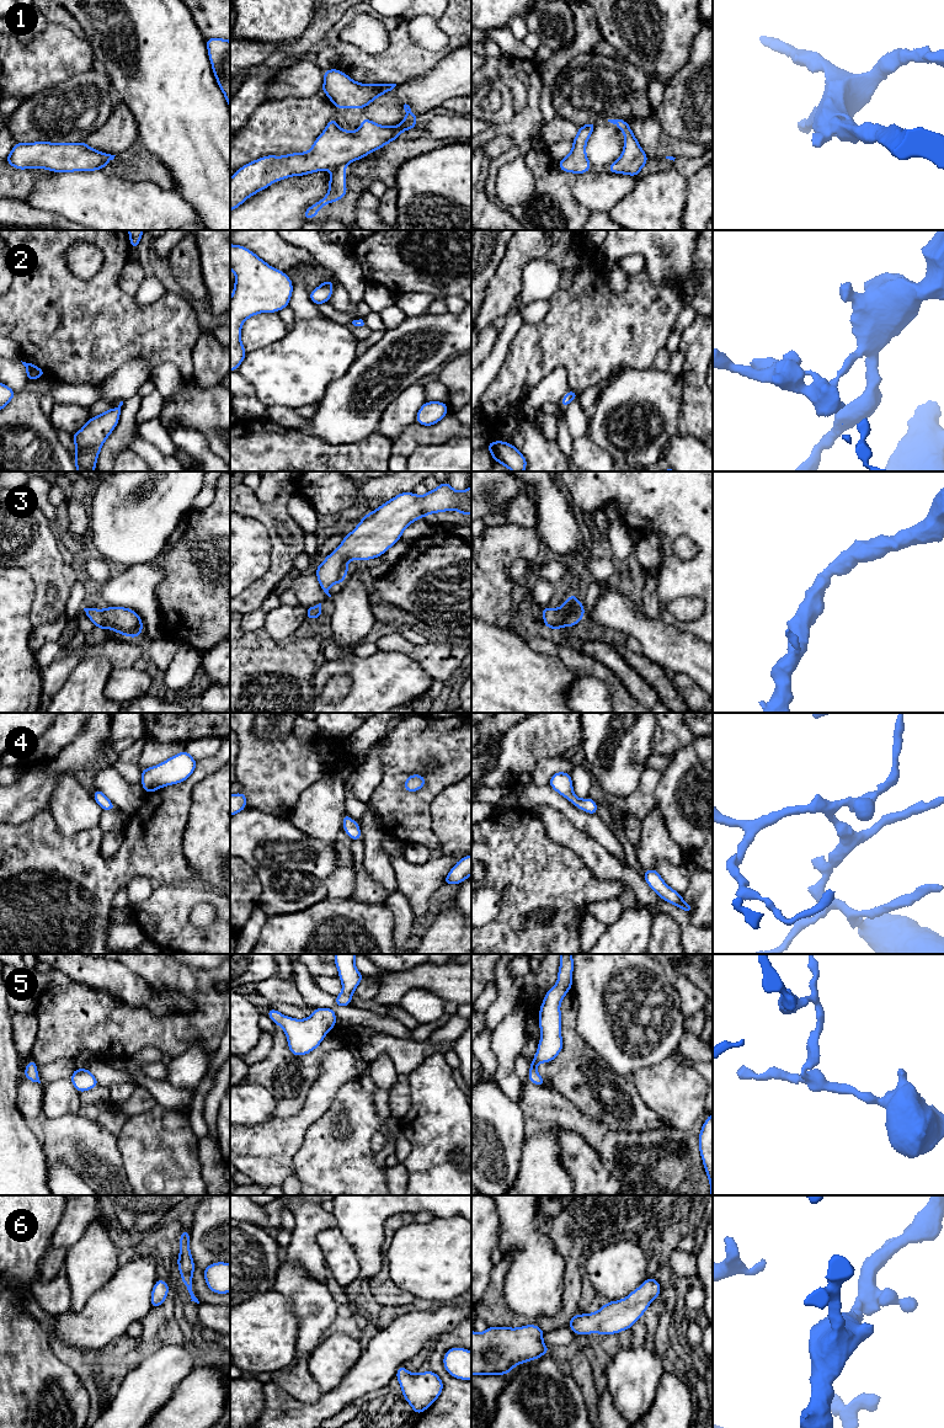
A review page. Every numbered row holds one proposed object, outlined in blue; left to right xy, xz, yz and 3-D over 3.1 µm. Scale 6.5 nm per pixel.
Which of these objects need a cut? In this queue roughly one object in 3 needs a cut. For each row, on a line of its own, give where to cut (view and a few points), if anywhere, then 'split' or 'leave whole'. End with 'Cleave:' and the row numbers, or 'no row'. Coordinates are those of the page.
1: cut xz (346, 163), (334, 170); split
2: cut none; leave whole
3: cut none; leave whole
4: cut none; leave whole
5: cut none; leave whole
6: cut none; leave whole
Cleave: 1

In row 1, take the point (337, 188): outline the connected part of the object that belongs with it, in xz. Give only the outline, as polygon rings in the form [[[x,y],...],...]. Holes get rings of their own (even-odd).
[[[347,164],[340,165],[332,171],[329,180],[327,195],[320,201],[318,201],[316,203],[314,203],[313,206],[310,206],[309,208],[306,208],[306,211],[303,213],[304,219],[315,219],[315,215],[318,214],[321,207],[325,207],[329,203],[340,201],[346,196],[347,193],[347,186],[345,181],[346,166]]]

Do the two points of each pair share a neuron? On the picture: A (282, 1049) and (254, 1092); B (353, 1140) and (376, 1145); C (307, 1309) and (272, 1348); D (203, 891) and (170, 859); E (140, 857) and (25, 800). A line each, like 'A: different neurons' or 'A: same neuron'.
A: different neurons
B: different neurons
C: different neurons
D: different neurons
E: different neurons

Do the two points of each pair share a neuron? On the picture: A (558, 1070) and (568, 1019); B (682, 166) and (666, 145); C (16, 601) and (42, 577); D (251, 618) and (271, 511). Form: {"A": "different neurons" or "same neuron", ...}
{"A": "same neuron", "B": "different neurons", "C": "different neurons", "D": "different neurons"}

